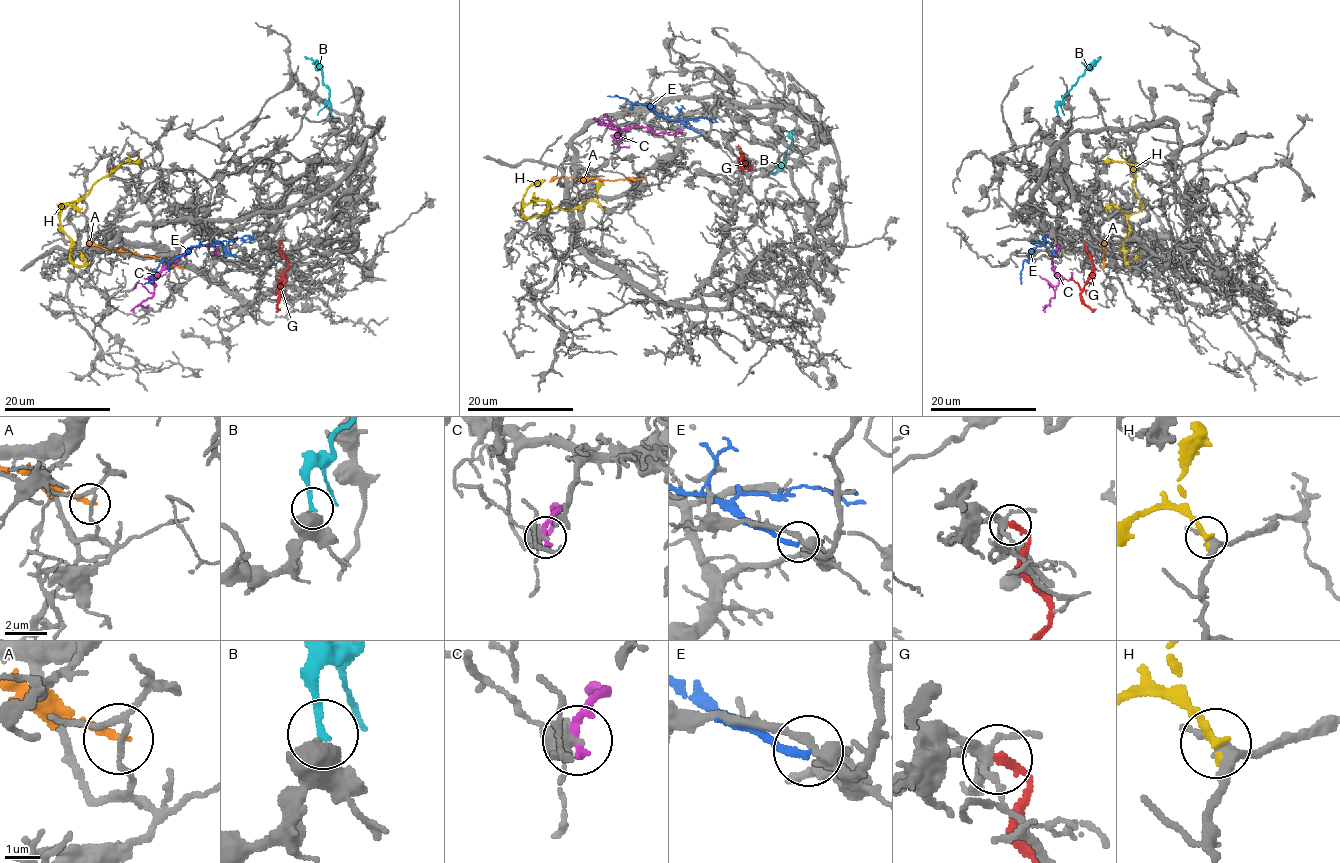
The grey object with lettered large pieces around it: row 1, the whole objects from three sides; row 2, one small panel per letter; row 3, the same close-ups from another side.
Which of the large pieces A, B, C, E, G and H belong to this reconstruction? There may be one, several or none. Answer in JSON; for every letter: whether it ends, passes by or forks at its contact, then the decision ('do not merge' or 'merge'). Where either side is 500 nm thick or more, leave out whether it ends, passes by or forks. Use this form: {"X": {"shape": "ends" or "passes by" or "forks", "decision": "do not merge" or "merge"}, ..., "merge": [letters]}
{"A": {"shape": "ends", "decision": "do not merge"}, "B": {"decision": "merge"}, "C": {"shape": "ends", "decision": "do not merge"}, "E": {"shape": "ends", "decision": "do not merge"}, "G": {"shape": "ends", "decision": "do not merge"}, "H": {"shape": "ends", "decision": "do not merge"}, "merge": ["B"]}

